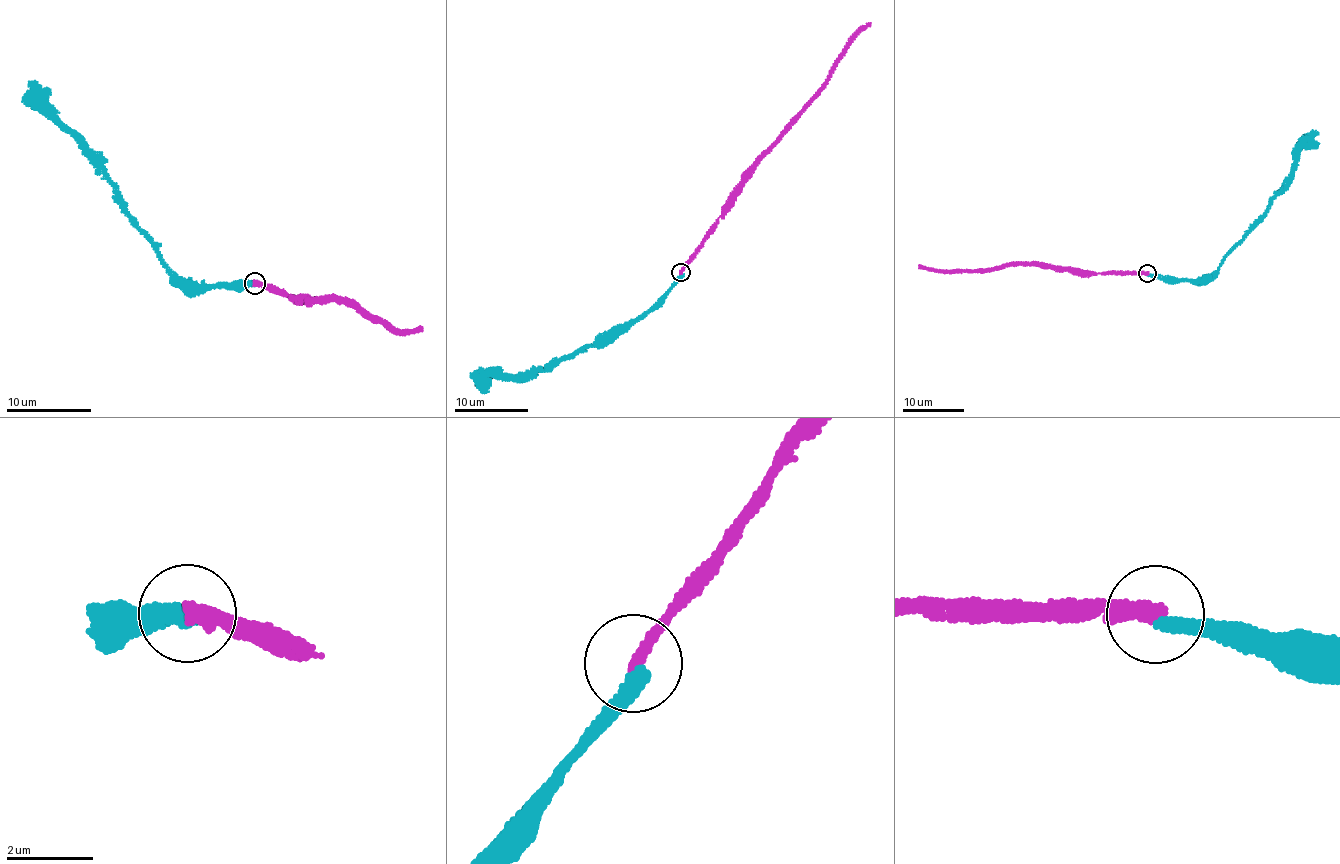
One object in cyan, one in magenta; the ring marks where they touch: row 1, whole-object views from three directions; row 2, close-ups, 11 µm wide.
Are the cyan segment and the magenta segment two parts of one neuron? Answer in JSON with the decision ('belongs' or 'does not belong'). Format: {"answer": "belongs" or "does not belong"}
{"answer": "does not belong"}

